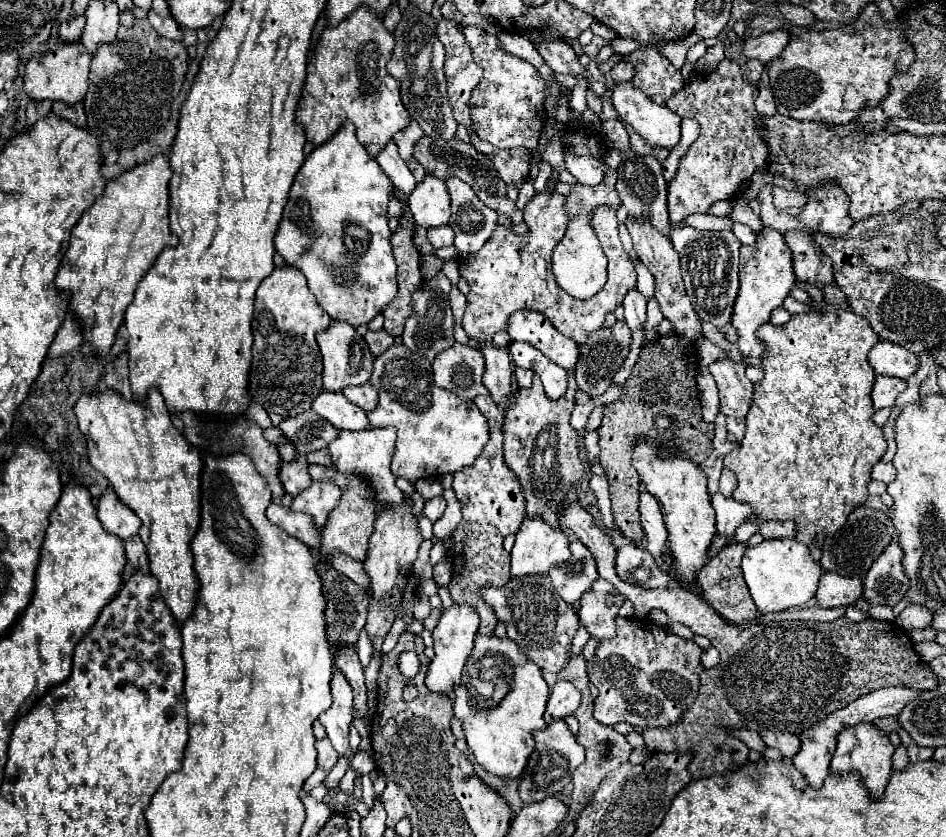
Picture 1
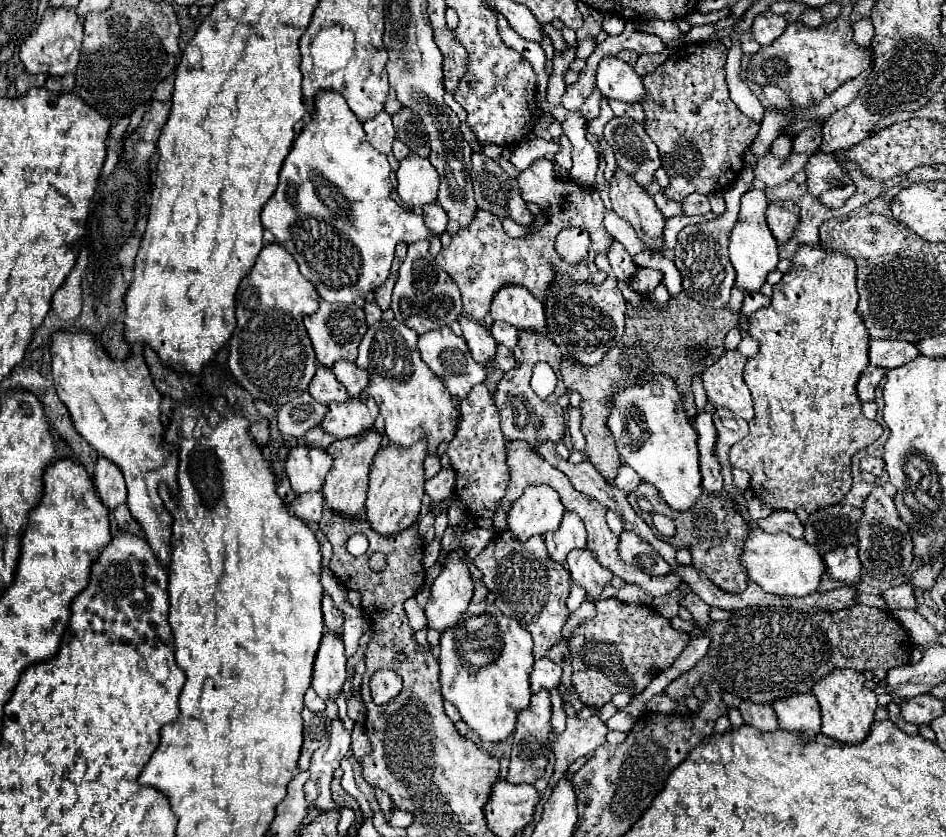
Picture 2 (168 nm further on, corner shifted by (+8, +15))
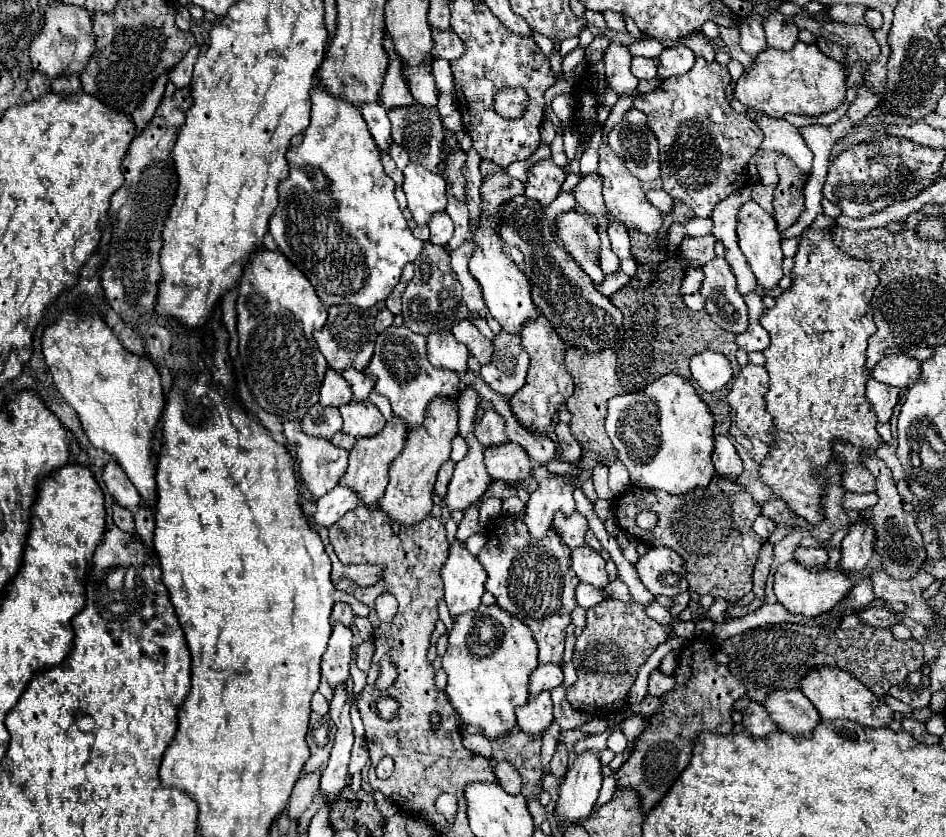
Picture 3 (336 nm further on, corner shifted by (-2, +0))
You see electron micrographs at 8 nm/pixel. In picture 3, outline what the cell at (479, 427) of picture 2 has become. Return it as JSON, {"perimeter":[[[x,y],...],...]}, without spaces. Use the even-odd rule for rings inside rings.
{"perimeter":[[[485,410],[483,418],[475,426],[475,436],[483,446],[493,446],[493,444],[505,444],[509,438],[505,436],[505,420],[493,410]]]}

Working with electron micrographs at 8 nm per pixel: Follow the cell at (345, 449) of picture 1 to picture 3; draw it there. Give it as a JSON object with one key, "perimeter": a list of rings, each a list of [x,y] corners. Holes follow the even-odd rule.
{"perimeter":[[[351,400],[349,404],[343,404],[339,412],[343,416],[343,432],[355,438],[373,436],[381,432],[385,426],[385,418],[377,410],[377,406],[371,404],[369,400],[361,400],[361,402]]]}

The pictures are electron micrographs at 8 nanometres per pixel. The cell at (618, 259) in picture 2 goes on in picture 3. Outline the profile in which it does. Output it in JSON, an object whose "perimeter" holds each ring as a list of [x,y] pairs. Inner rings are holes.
{"perimeter":[[[613,220],[607,228],[611,250],[617,254],[617,258],[629,258],[629,232],[627,226],[619,220]]]}

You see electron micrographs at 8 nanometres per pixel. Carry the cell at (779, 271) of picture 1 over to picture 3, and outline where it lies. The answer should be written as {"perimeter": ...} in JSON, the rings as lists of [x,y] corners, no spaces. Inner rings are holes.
{"perimeter":[[[749,200],[745,202],[739,212],[737,212],[737,238],[739,238],[739,248],[745,254],[759,288],[775,288],[779,280],[783,278],[783,252],[781,252],[781,234],[777,230],[775,218],[767,214],[757,202]]]}

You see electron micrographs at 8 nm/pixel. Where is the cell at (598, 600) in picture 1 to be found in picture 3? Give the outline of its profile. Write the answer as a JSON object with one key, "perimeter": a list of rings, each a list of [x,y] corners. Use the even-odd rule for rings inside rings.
{"perimeter":[[[587,544],[575,548],[571,552],[573,556],[573,570],[579,576],[581,582],[593,584],[597,588],[605,588],[609,584],[609,576],[605,570],[605,560],[601,558],[599,552],[591,550]]]}

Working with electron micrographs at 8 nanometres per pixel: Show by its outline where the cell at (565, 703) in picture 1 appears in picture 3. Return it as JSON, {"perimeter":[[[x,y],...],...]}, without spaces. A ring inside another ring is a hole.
{"perimeter":[[[539,664],[529,676],[529,692],[537,694],[541,690],[553,690],[563,684],[563,672],[559,664]]]}

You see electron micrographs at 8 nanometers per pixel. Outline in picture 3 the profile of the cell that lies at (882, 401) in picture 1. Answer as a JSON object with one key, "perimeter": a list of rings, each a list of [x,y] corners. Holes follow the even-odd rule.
{"perimeter":[[[869,378],[867,380],[867,398],[869,398],[879,422],[889,422],[893,408],[899,402],[899,390]]]}

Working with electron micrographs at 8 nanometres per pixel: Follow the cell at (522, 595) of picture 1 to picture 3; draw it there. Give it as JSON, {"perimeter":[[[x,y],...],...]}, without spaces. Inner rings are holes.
{"perimeter":[[[525,508],[515,516],[499,516],[499,520],[489,522],[485,526],[487,542],[477,558],[489,574],[485,590],[495,596],[501,608],[531,628],[539,646],[539,662],[559,664],[563,658],[565,628],[571,624],[571,612],[577,604],[575,588],[579,580],[571,568],[571,550],[563,544],[555,528],[551,526],[543,538],[535,540],[531,538],[523,516]]]}

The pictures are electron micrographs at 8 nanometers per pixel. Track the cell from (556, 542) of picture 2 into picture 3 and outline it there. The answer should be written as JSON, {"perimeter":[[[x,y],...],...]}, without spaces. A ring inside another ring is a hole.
{"perimeter":[[[577,510],[571,516],[565,516],[563,512],[557,512],[555,520],[553,520],[553,526],[559,532],[559,536],[563,538],[563,542],[571,550],[577,548],[577,546],[581,546],[585,542],[585,532],[589,528],[587,518],[581,512],[577,512]]]}

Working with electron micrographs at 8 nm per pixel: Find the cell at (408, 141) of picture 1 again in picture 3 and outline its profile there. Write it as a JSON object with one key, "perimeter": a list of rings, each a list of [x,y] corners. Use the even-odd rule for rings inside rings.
{"perimeter":[[[385,30],[385,38],[383,38],[383,48],[389,56],[389,66],[381,84],[381,102],[383,106],[389,108],[397,108],[397,106],[409,106],[413,104],[413,96],[409,92],[409,84],[405,82],[405,78],[401,76],[401,60],[393,48],[393,40],[389,36],[389,32]]]}

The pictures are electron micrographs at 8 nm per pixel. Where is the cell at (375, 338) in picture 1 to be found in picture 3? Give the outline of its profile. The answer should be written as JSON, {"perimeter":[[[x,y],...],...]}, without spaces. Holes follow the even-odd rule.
{"perimeter":[[[387,308],[385,310],[381,310],[379,314],[377,314],[377,318],[375,318],[375,330],[377,332],[383,332],[387,326],[391,326],[393,324],[393,312],[389,312]]]}

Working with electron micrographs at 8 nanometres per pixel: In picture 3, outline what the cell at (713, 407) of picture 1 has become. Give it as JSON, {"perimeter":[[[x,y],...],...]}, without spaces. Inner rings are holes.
{"perimeter":[[[715,436],[715,450],[713,450],[713,466],[719,476],[737,478],[743,472],[741,458],[727,436]]]}

